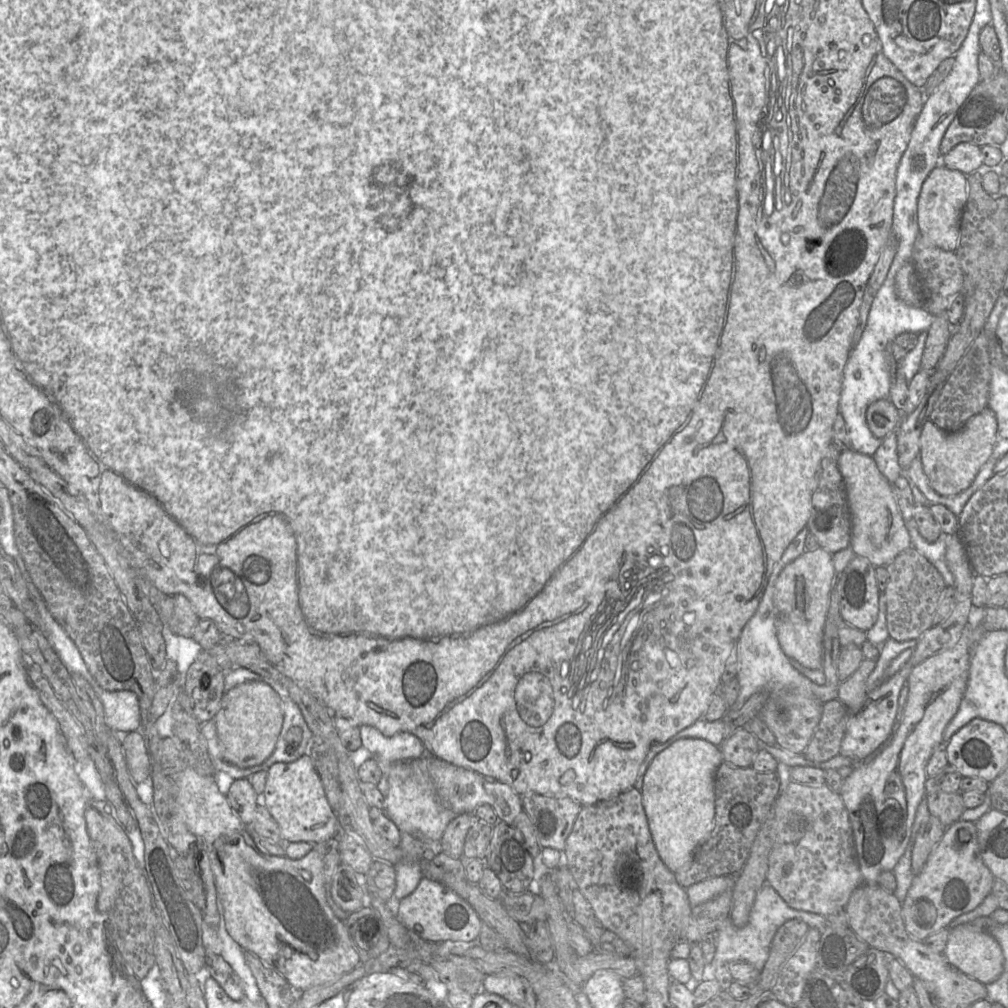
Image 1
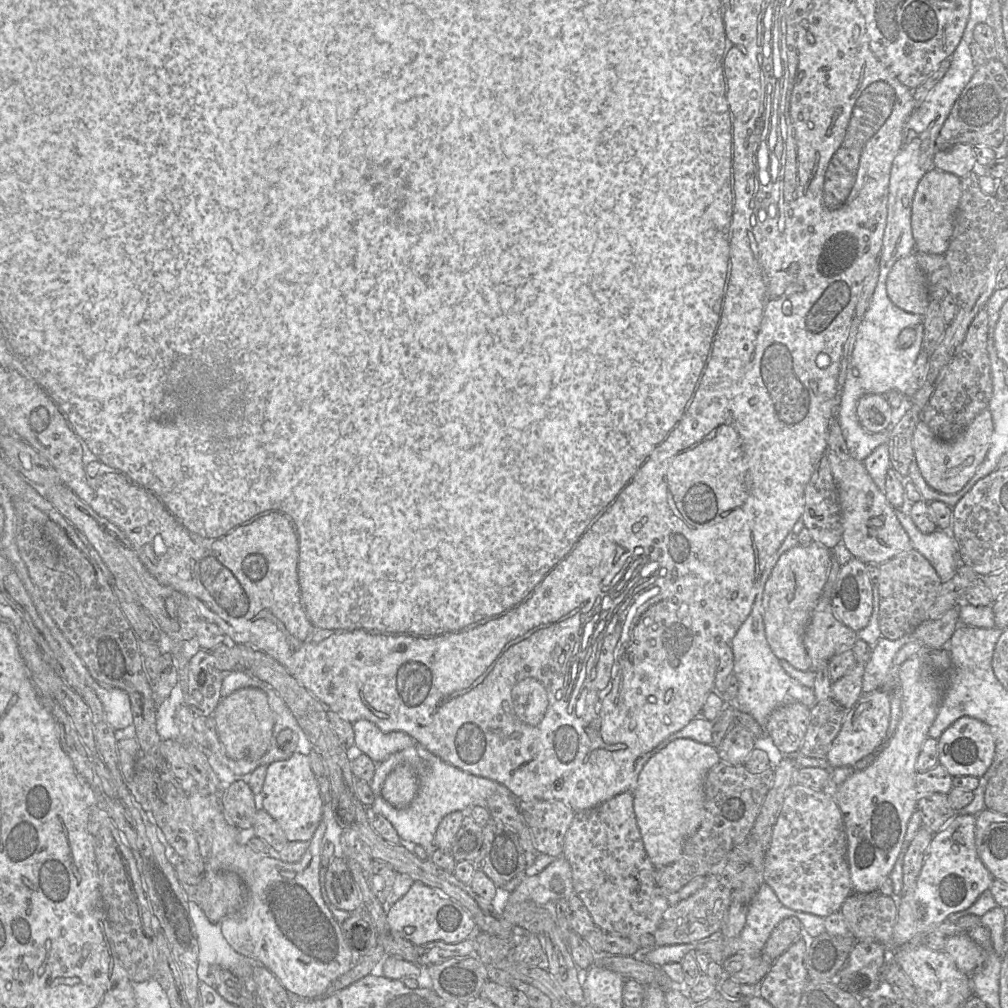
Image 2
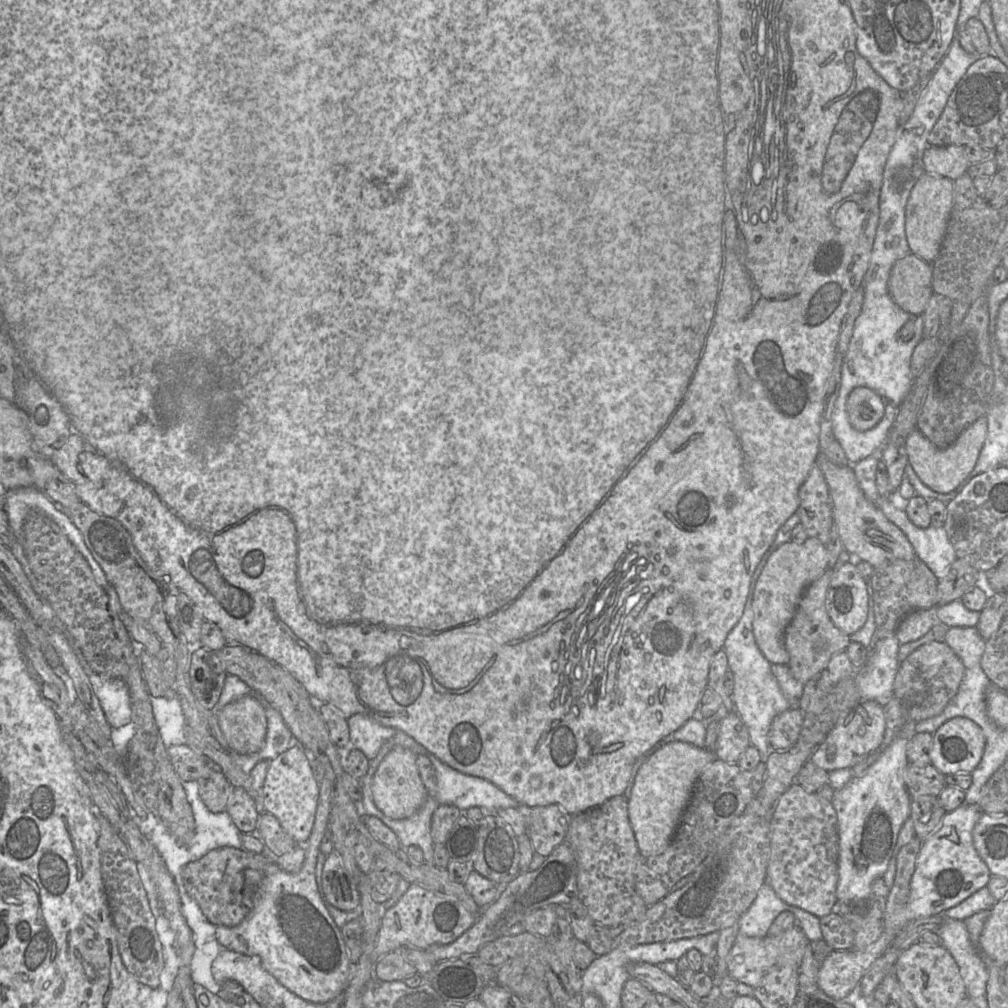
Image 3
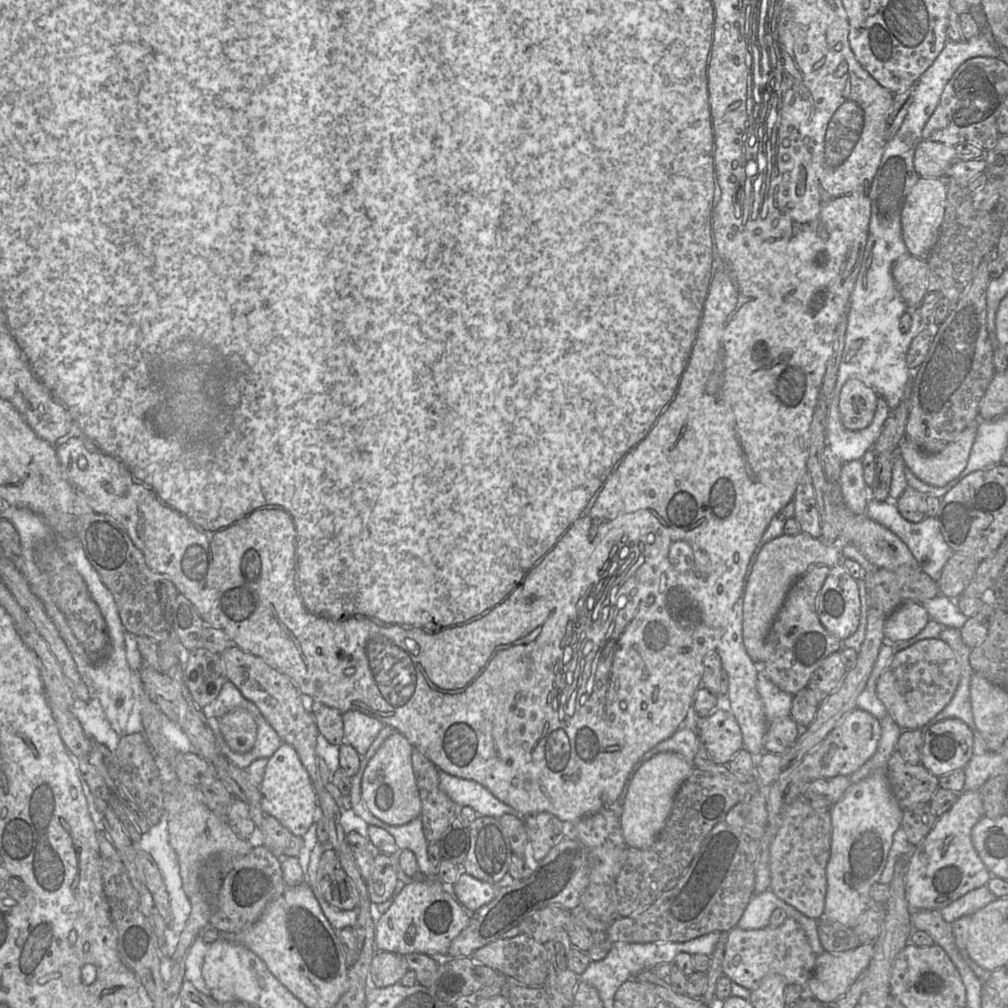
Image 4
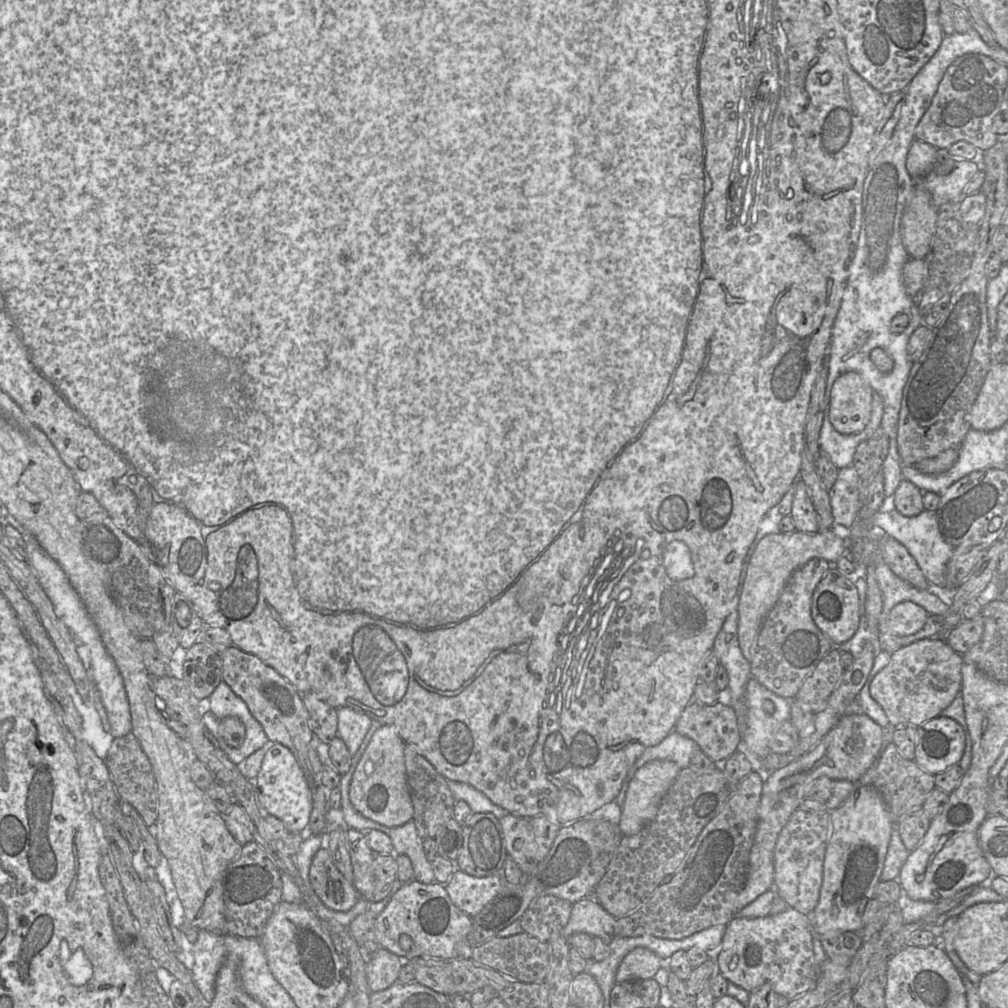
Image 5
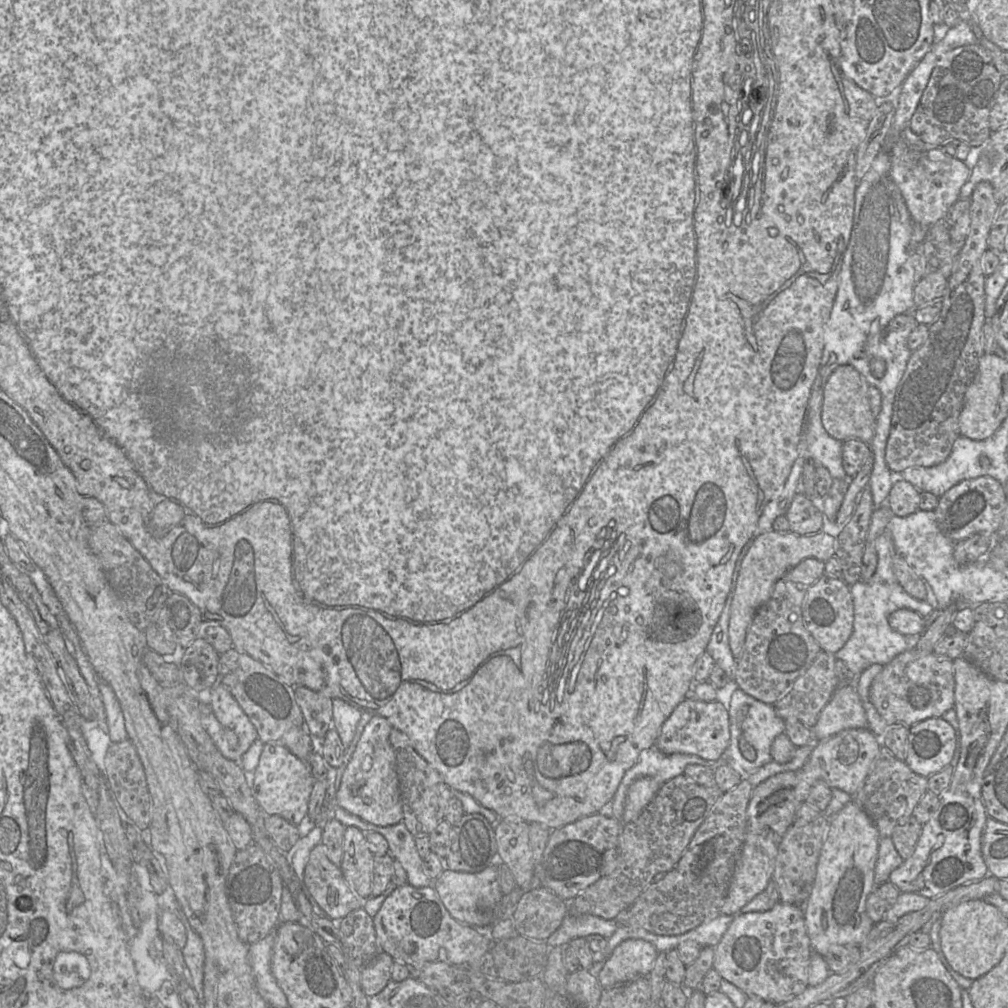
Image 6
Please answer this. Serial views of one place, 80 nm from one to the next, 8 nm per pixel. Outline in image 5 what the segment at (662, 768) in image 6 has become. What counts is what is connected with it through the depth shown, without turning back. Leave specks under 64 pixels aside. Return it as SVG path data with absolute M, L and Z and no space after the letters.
M675 731L671 732L659 744L647 748L629 769L621 790L615 798L616 804L622 809L629 783L636 771L644 764L654 760L666 760L676 763L680 769L685 769L688 768L690 760L696 750L698 750L696 742Z

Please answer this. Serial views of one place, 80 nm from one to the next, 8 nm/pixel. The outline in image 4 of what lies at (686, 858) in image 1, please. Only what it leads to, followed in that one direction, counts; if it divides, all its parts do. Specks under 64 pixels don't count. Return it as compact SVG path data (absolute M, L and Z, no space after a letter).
M673 752L658 753L640 763L628 787L621 814L623 837L628 847L648 848L654 843L666 824L677 791L693 769L693 764Z

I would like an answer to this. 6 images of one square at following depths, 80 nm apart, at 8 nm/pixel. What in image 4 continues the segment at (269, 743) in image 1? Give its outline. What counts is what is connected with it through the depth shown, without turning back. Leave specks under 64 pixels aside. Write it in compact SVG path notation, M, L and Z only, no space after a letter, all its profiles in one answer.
M243 708L232 709L219 718L221 734L228 747L238 753L250 751L257 739L257 725Z

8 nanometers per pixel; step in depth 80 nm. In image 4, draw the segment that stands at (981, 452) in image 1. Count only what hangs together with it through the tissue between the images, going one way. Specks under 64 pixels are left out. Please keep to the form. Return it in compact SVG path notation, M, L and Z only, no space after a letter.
M978 424L967 427L953 442L939 453L927 453L908 438L898 446L898 455L910 470L923 482L942 487L958 477L968 463L976 438Z

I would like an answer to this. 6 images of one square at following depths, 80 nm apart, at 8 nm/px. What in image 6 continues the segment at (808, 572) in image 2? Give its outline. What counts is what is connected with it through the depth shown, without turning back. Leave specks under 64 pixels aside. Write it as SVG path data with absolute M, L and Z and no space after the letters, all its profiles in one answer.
M825 519L825 526L821 531L815 534L799 535L791 531L778 532L775 530L771 530L769 532L758 535L754 539L751 547L749 548L742 561L736 581L734 596L730 606L728 639L731 652L736 659L739 658L741 655L746 639L747 630L756 614L756 611L761 605L769 600L776 582L788 570L790 570L806 558L813 557L826 562L829 558L833 557L837 549L837 539L835 536L835 531L837 531L839 528L840 527L834 527L834 525L828 524Z

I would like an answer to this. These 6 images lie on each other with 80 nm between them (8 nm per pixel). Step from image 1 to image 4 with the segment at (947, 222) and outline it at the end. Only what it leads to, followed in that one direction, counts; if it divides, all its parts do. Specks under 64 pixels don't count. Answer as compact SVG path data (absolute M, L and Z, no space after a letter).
M920 178L911 190L902 211L902 236L908 253L927 260L937 239L943 221L949 178Z

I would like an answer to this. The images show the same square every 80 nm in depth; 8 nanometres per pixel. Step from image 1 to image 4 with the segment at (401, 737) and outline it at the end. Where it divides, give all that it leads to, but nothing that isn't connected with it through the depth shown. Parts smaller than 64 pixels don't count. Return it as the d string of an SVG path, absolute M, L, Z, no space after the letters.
M350 710L342 714L344 743L355 748L359 755L365 755L382 730L384 724L360 711Z

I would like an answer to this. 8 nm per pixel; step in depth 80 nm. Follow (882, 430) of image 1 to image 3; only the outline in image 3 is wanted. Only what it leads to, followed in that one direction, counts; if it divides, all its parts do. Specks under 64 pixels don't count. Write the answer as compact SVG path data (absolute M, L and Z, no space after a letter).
M868 387L854 388L846 401L850 424L858 431L875 427L884 416L885 403L885 399Z

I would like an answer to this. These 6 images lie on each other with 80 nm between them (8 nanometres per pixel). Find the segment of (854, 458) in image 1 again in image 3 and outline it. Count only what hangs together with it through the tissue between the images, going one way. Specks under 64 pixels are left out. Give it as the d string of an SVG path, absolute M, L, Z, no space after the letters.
M819 453L815 463L822 468L829 487L834 528L843 547L856 560L866 561L874 568L895 560L911 560L915 550L904 532L884 515L877 504L868 500L855 477L852 465L836 465L824 453Z

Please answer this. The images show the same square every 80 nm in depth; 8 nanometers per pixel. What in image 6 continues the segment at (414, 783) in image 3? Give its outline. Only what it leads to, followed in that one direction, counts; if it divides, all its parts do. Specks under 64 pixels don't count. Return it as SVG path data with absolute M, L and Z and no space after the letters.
M362 711L354 736L358 742L344 769L333 803L329 803L377 826L391 826L403 820L396 756L389 742L391 729L384 717Z

